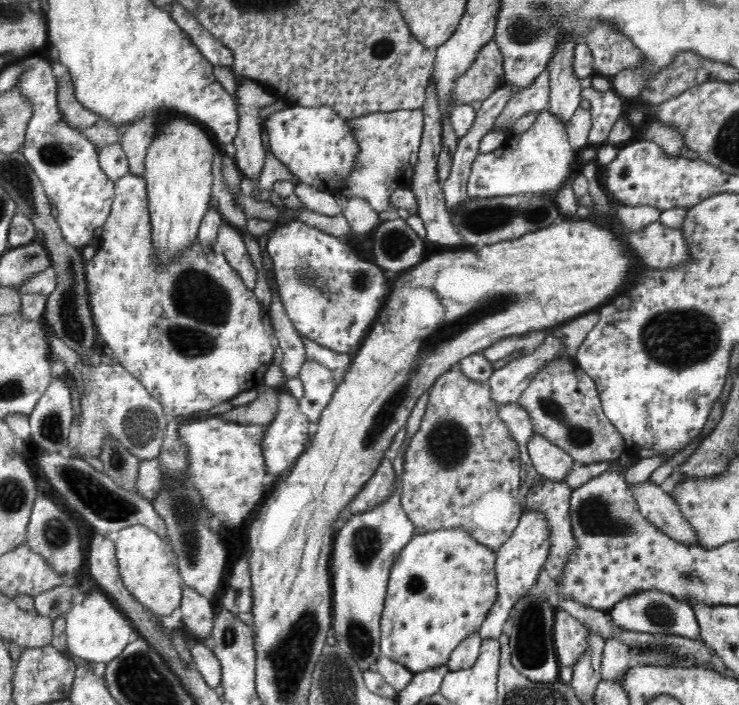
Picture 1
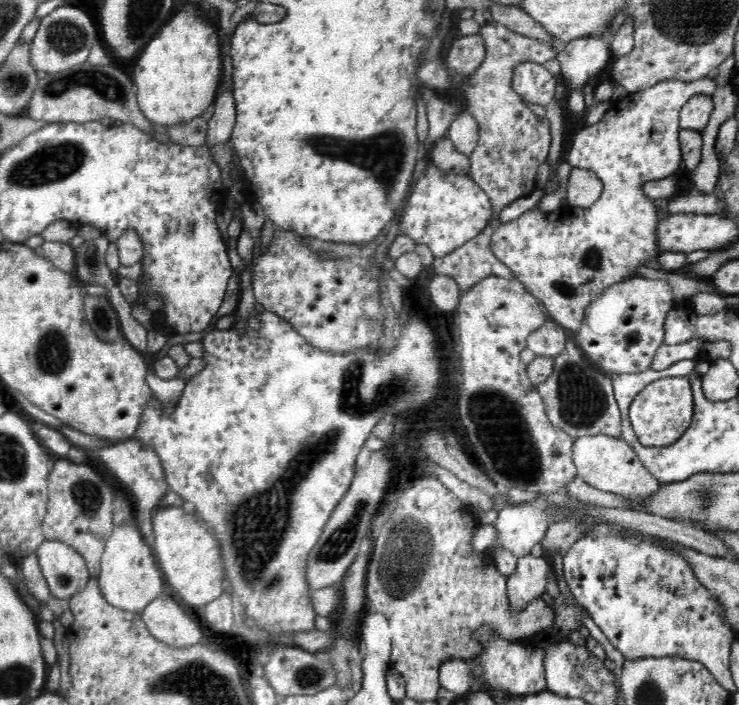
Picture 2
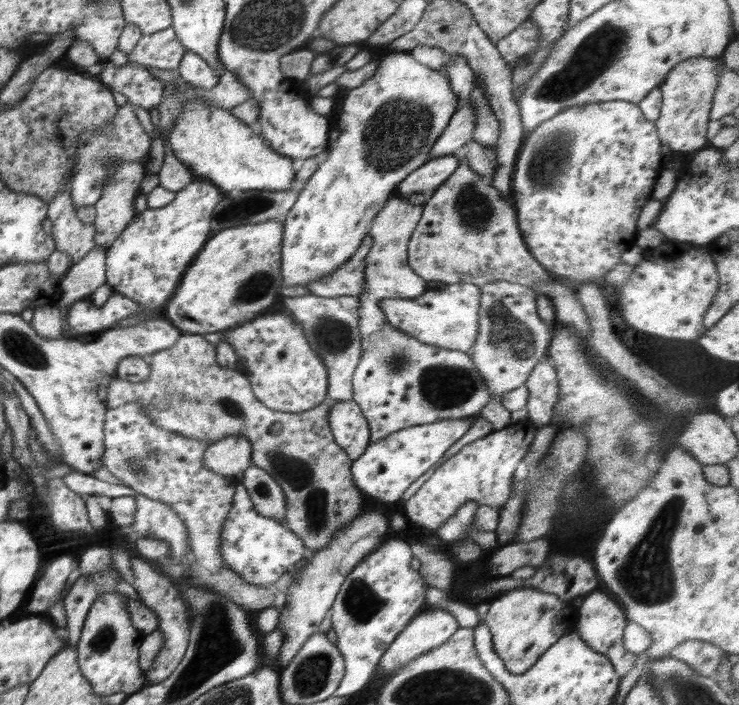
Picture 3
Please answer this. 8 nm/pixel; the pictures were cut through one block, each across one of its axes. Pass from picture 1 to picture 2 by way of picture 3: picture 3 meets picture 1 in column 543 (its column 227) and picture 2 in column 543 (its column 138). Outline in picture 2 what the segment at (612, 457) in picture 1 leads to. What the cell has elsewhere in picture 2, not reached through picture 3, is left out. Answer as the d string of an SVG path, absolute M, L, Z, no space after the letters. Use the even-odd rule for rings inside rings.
M568 340L562 352L553 356L553 363L554 370L548 380L536 386L548 420L574 440L596 434L621 437L622 415L610 376L592 366L574 340Z

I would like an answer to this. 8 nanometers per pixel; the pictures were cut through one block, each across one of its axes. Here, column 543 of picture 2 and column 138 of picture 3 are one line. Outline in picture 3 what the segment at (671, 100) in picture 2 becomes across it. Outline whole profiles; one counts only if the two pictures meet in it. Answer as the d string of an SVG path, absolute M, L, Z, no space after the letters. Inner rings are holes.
M194 179L166 206L136 212L105 254L105 284L111 292L136 301L140 311L164 308L186 269L209 239L210 214L224 195L212 182Z

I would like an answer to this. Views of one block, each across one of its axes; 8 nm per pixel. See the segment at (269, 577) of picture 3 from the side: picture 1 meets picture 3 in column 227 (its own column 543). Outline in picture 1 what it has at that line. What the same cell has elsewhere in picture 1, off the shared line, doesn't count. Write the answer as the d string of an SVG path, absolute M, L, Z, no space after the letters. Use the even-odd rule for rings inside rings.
M523 510L520 522L518 522L512 536L496 550L497 597L478 630L480 637L497 639L502 634L502 627L510 616L511 608L514 608L521 596L532 591L549 555L549 538L548 521L544 515L537 510L528 510L528 512Z

